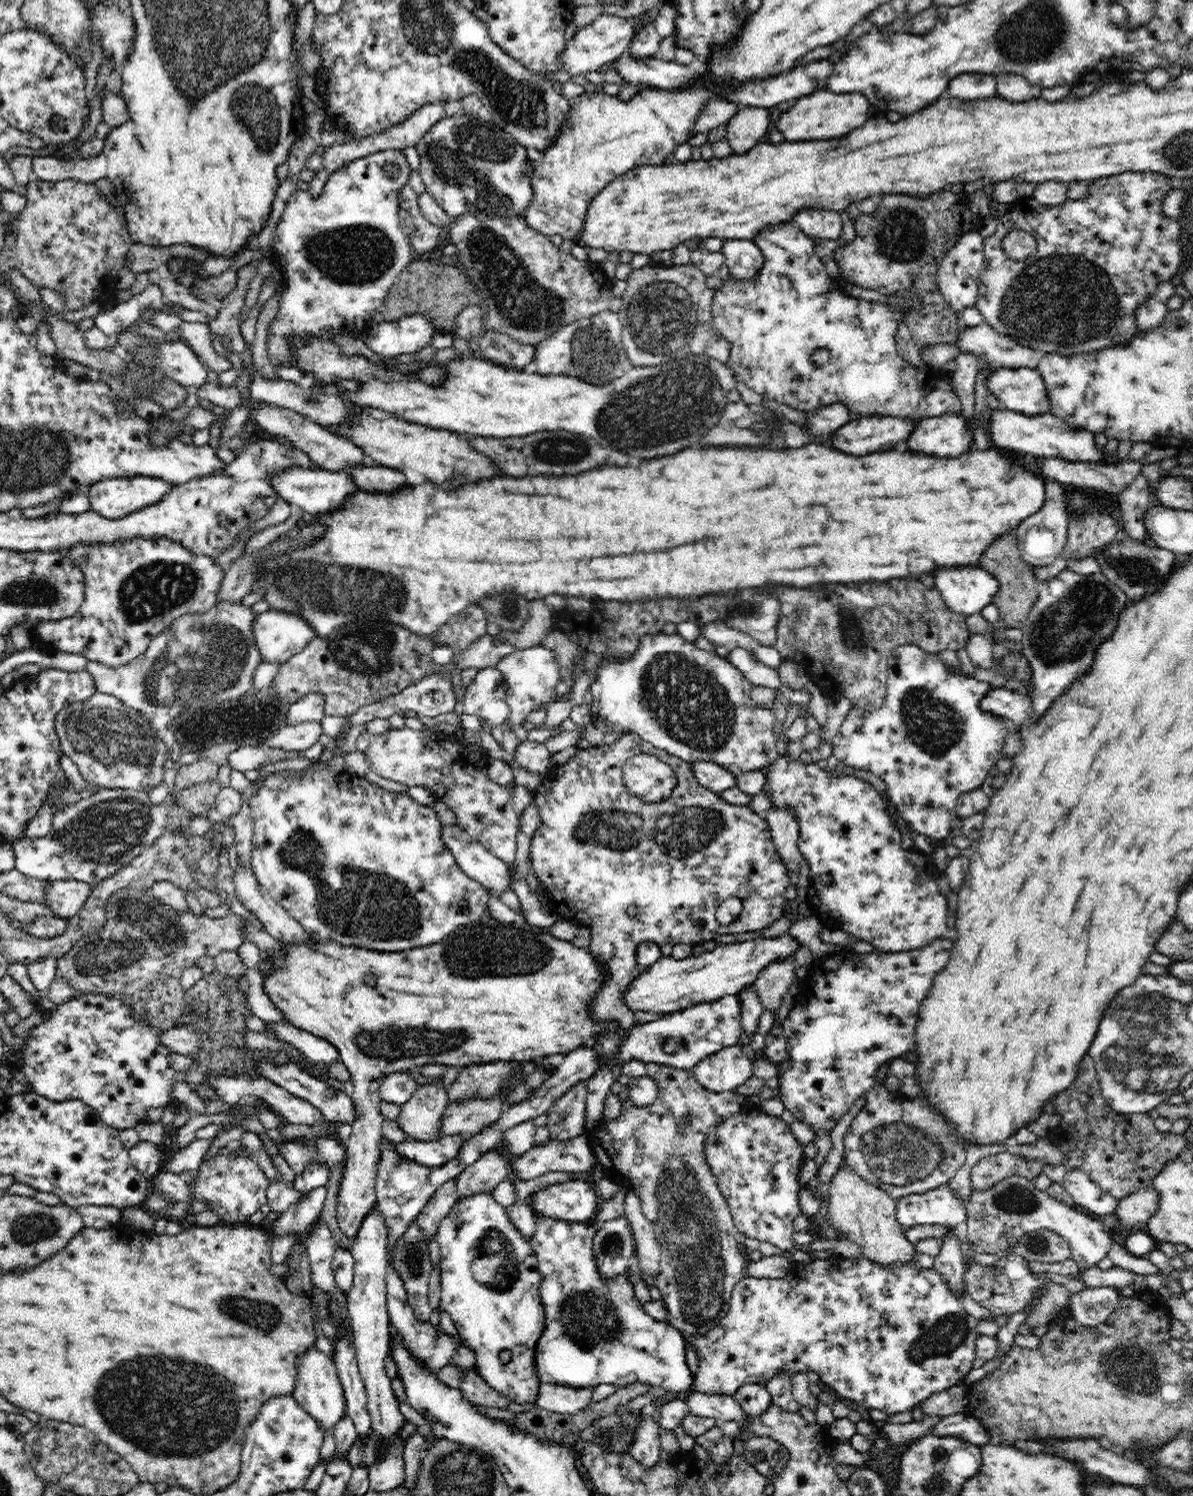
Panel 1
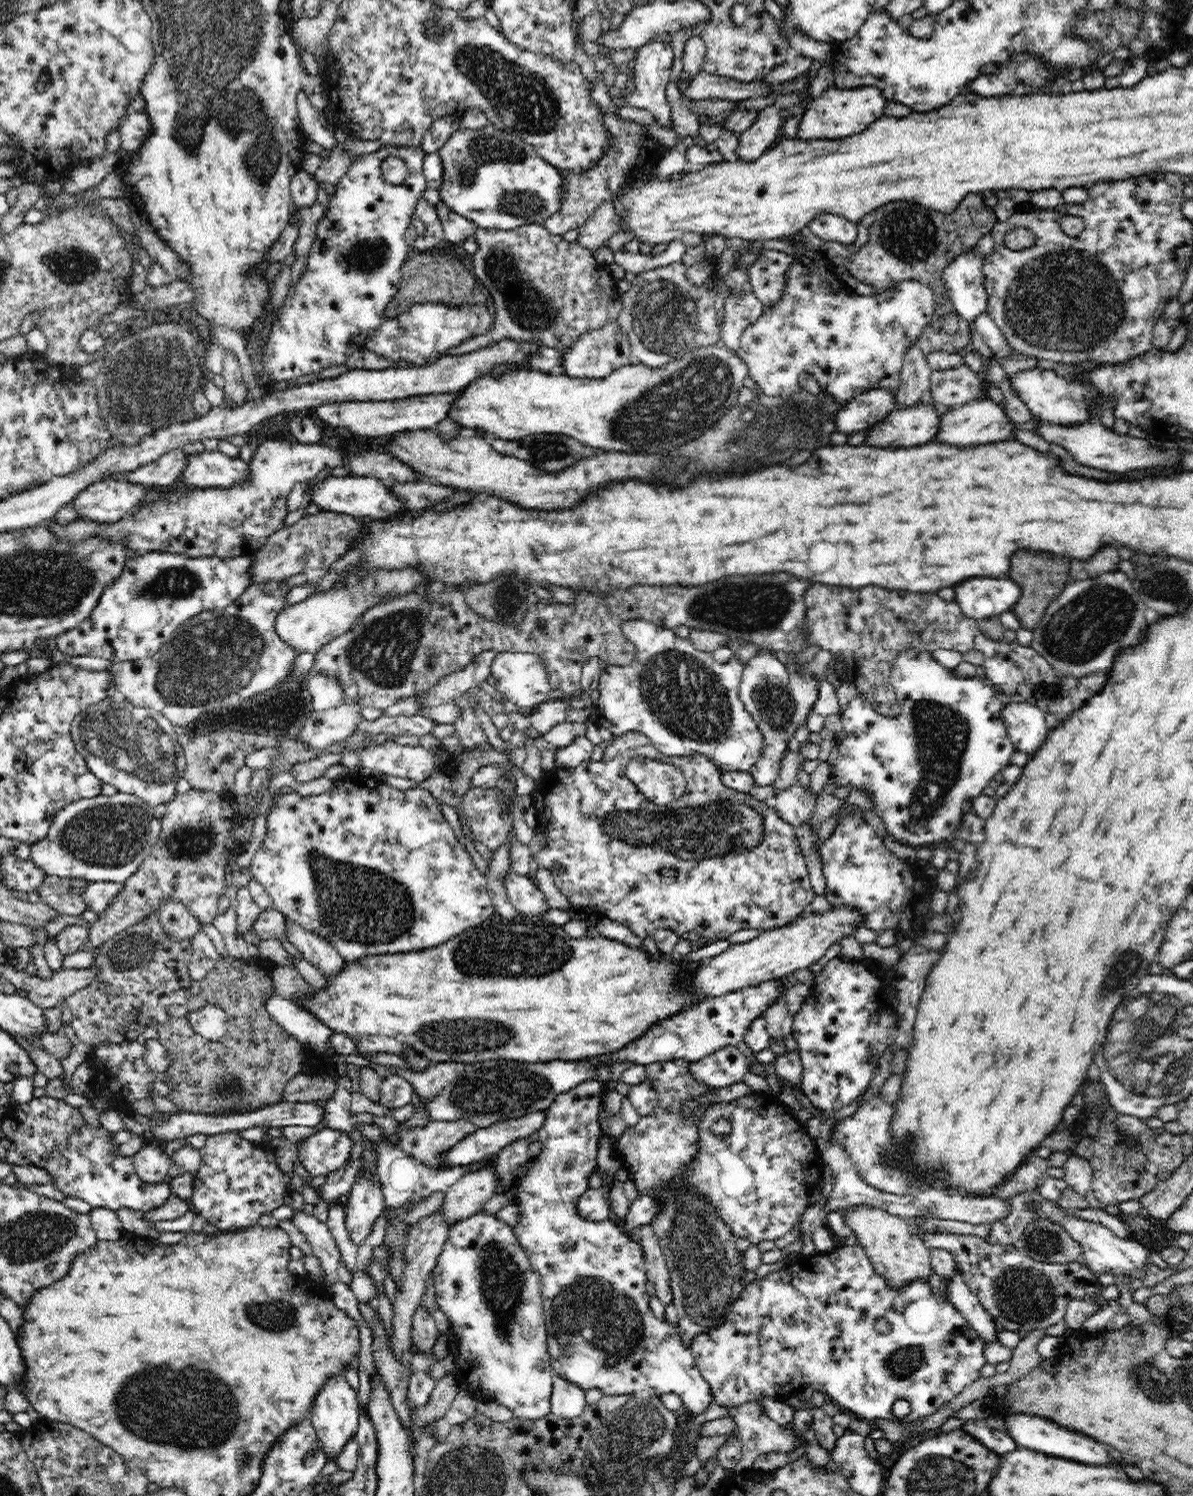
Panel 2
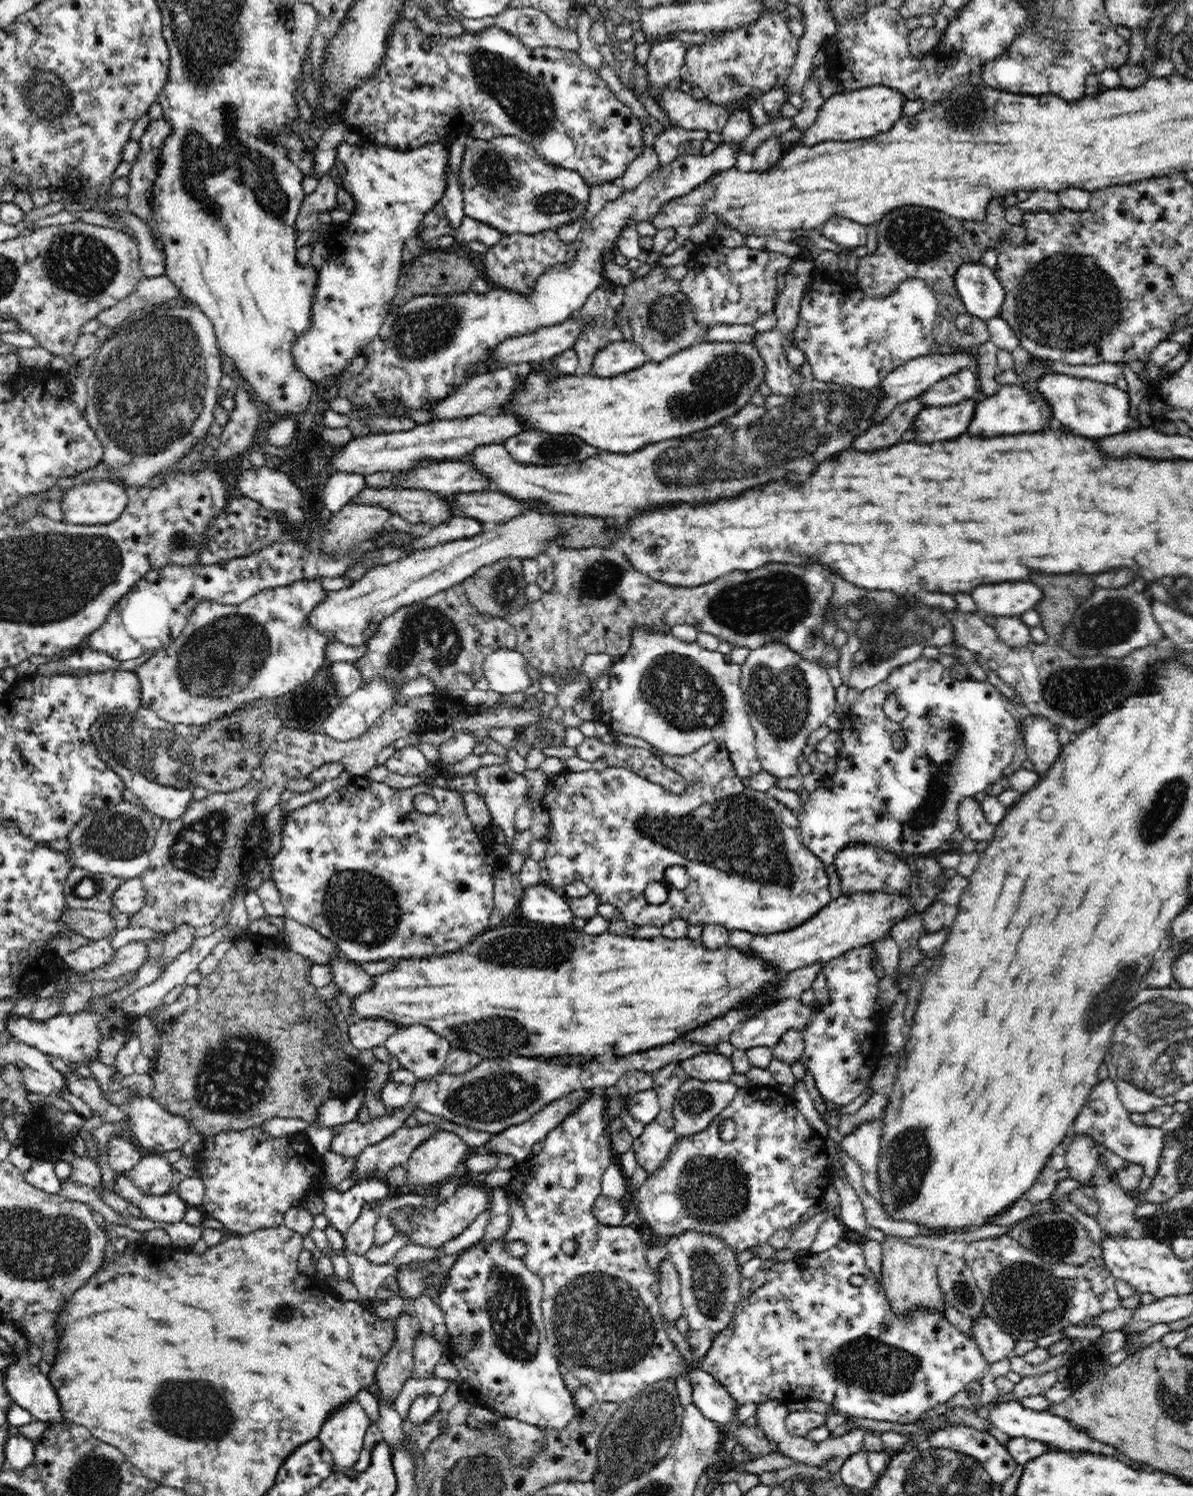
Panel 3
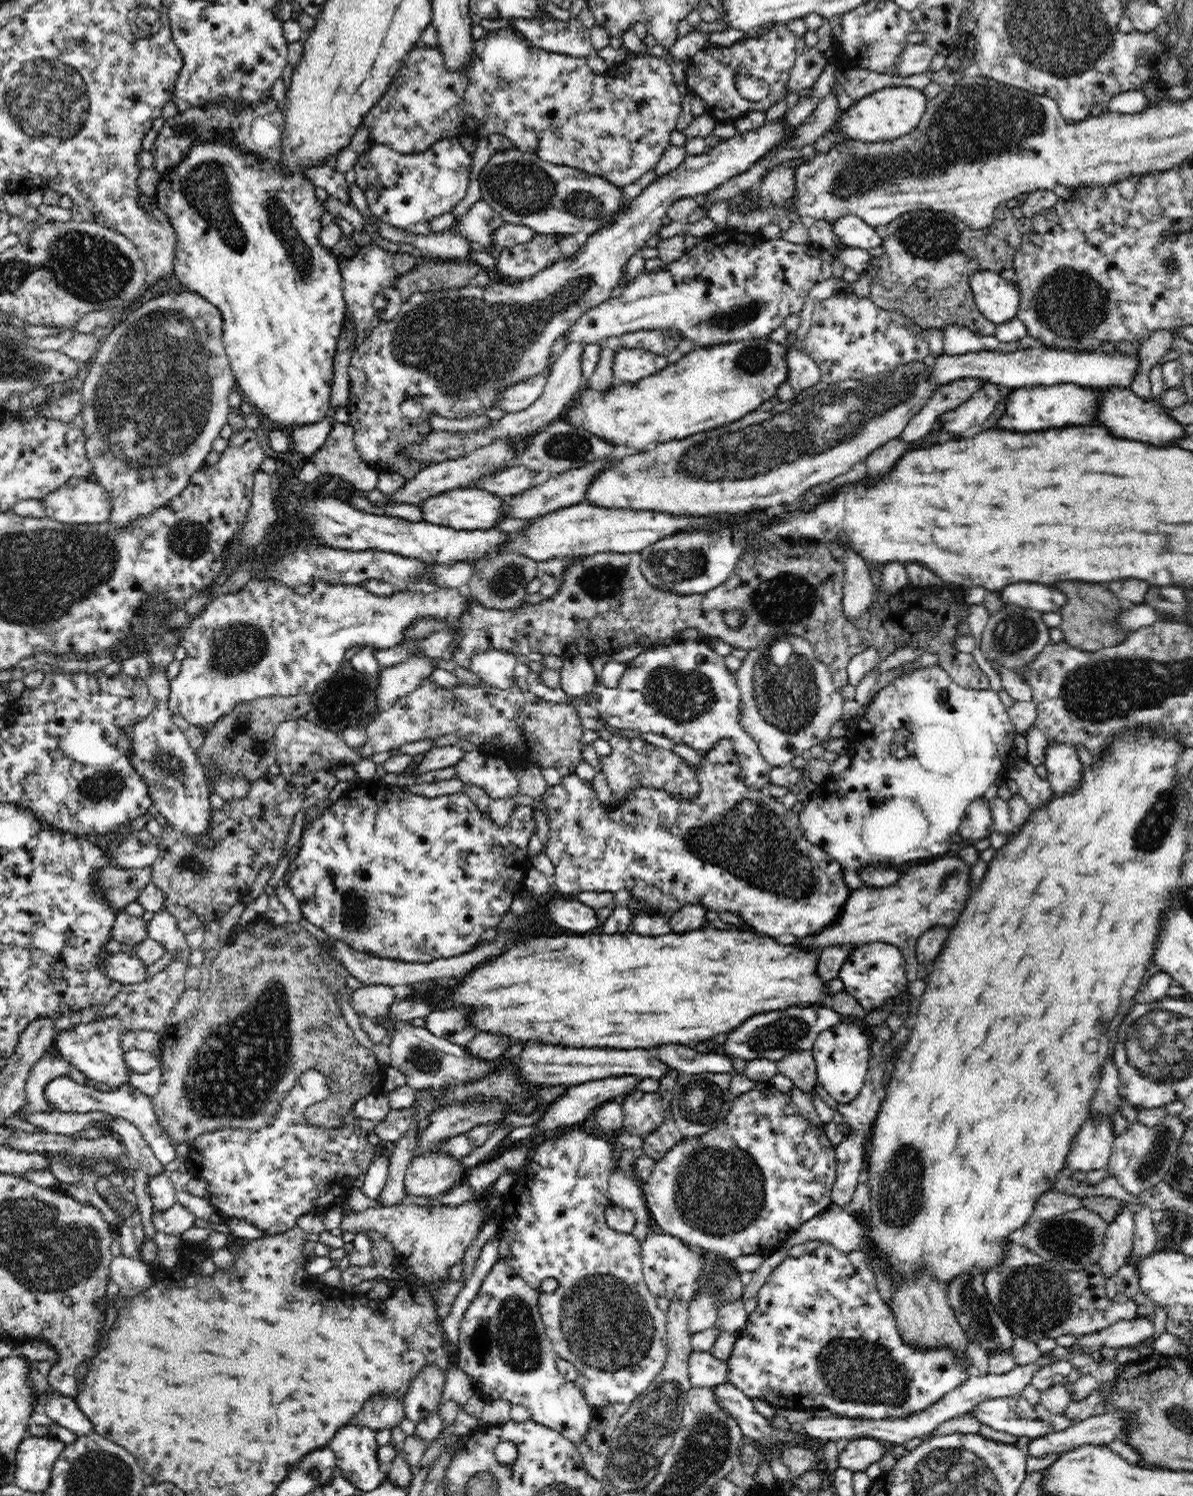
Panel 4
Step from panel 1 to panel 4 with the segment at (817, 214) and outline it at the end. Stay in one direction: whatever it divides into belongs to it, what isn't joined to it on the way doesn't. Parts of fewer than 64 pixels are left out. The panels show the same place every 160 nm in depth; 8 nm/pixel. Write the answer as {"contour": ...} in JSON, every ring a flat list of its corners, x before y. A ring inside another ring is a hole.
{"contour":[[847,215,838,218,833,223,833,232,846,247,868,250,868,248,876,248,883,243,874,227,864,223,856,216]]}

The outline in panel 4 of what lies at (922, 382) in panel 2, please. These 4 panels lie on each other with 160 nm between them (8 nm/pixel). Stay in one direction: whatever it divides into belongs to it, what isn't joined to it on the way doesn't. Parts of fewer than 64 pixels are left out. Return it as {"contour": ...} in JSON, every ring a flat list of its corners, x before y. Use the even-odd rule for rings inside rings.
{"contour":[[896,437,876,451,872,451,864,460,867,466,864,481,871,483,881,479,891,468,892,465,905,453,908,443]]}

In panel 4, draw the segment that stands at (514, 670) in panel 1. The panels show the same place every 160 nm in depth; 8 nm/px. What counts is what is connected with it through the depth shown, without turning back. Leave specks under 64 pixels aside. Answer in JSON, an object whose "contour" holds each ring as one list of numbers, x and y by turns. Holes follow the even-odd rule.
{"contour":[[488,650,472,656,467,668,482,679,484,685,496,689,510,689,512,684,515,684,516,663,514,654,500,650]]}

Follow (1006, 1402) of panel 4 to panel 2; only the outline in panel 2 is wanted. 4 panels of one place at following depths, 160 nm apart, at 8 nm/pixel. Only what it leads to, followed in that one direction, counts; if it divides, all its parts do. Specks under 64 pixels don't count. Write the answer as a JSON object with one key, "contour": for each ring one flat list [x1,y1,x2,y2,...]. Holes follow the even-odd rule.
{"contour":[[1010,1414,1004,1415,1005,1426,1009,1430,1009,1435,1014,1439,1018,1447,1024,1447,1036,1452,1044,1453,1048,1456,1060,1457,1066,1460,1079,1461,1082,1464,1114,1464,1109,1447,1104,1443,1094,1440,1076,1431,1068,1430,1064,1426,1044,1418,1043,1416,1032,1416,1030,1414]]}

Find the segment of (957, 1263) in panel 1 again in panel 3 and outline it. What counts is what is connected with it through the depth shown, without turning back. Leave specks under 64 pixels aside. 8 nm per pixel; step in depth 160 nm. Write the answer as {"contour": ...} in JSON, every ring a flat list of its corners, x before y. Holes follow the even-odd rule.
{"contour":[[988,1315,972,1321,972,1334,988,1364,1013,1356,1015,1338,1004,1332]]}

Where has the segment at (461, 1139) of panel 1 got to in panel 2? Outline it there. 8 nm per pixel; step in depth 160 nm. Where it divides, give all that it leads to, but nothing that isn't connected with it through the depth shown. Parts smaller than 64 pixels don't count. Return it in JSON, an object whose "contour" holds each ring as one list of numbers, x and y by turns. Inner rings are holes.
{"contour":[[536,1112,518,1119,504,1120,486,1128,477,1128,474,1134,460,1140,443,1161,447,1165,464,1166,479,1162,482,1158,498,1154,504,1146,528,1138,539,1132,546,1122,546,1112]]}

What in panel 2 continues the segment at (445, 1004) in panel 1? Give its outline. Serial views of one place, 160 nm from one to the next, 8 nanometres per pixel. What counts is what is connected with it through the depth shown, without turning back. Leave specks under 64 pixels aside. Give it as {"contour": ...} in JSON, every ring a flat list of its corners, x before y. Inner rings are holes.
{"contour":[[494,910,494,914,488,920,477,924,475,927,469,928,467,931,460,932,459,935,456,935,453,939,447,940,442,944,439,944,435,947,428,947,427,949,421,951,412,951,407,953,396,953,393,955,368,955,362,959,358,959,356,962,352,961,345,961,344,966,341,968,339,973,335,975,326,976,327,983,325,987,321,989,314,989,314,994,311,997,306,997,303,1000,295,1001,299,1004,302,1008,305,1008,308,1012,313,1012,313,1015,316,1018,320,1019,322,1024,325,1024,328,1028,331,1028,333,1032,338,1034,345,1034,350,1038,355,1040,357,1050,356,1054,360,1056,370,1056,370,1054,397,1054,400,1056,406,1048,413,1048,415,1053,420,1058,427,1058,430,1062,438,1063,438,1062,464,1062,464,1063,475,1063,475,1062,486,1062,486,1061,493,1061,493,1060,514,1060,518,1062,527,1062,527,1063,545,1063,550,1062,551,1060,565,1060,565,1061,575,1061,576,1059,582,1060,584,1058,588,1058,591,1056,598,1056,598,1055,608,1055,611,1052,616,1052,621,1048,624,1048,629,1042,640,1038,646,1030,650,1028,653,1024,656,1024,658,1020,664,1020,664,1018,668,1018,668,1016,672,1016,672,1014,676,1014,676,1012,681,1011,684,1007,692,1007,695,1006,694,1002,696,1000,692,1000,692,996,686,996,688,992,682,992,680,990,680,986,678,986,678,982,680,982,680,978,686,974,686,970,684,970,684,966,680,966,680,964,676,964,676,962,672,962,668,956,664,956,660,962,658,960,654,960,654,958,648,958,646,956,646,952,640,952,640,950,634,950,634,947,630,947,626,943,621,943,618,941,614,941,613,939,609,939,599,935,597,937,588,937,584,936,582,938,576,938,569,935,568,932,560,925,554,925,553,923,548,922,538,922,538,921,530,921,528,918,523,918,521,921,517,921,517,919,510,919,506,920,501,918,500,914],[366,1170,358,1174,351,1191,343,1198,345,1225,357,1247,368,1238,372,1225,385,1208,381,1186,370,1177]]}

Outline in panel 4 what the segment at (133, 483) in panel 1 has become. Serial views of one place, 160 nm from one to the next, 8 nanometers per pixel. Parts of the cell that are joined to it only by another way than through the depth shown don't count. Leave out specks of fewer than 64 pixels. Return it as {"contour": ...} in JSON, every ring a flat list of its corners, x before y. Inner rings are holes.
{"contour":[[80,480,75,487,68,483,40,499,44,516,64,524,108,523,112,501,108,491,96,481]]}

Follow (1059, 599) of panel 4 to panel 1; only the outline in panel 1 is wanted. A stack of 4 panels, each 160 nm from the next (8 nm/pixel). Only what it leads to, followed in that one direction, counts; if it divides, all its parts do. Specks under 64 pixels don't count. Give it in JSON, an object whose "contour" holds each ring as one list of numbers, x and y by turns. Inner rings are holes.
{"contour":[[979,566,940,568,933,577,948,608,963,615,978,614,999,591,999,580]]}

